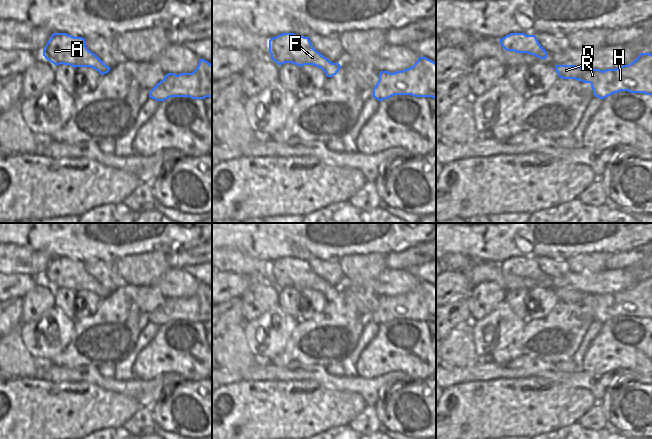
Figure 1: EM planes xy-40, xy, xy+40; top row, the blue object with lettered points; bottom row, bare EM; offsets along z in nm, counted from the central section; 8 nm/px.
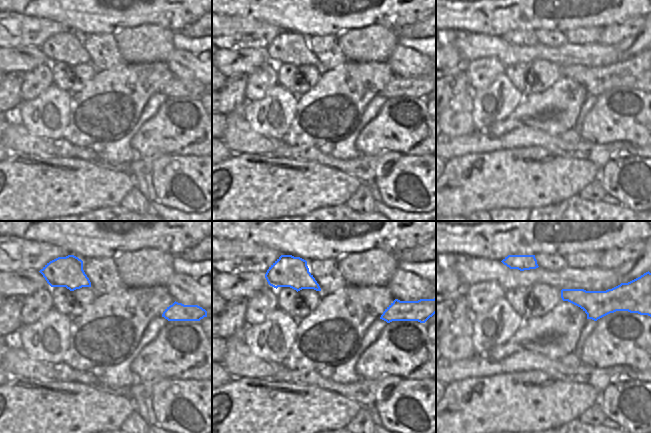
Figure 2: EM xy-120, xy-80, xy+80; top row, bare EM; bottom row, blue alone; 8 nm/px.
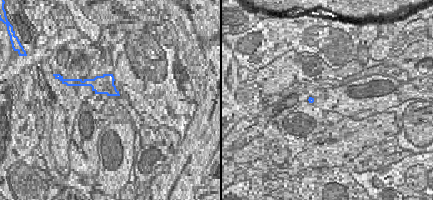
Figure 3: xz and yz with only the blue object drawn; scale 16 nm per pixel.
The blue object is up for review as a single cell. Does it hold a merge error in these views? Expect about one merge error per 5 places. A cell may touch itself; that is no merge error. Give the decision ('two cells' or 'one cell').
one cell

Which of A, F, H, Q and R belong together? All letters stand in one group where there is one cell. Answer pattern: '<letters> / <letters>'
A F H Q R

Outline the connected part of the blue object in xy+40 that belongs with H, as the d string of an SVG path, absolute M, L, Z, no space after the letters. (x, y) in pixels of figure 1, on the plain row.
M641 277L632 287L616 293L584 293L576 289L555 289L562 303L590 307L595 321L604 323L620 315L652 319L652 278Z

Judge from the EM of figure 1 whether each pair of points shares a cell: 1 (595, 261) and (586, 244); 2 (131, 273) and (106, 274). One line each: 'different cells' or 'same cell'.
1: different cells
2: different cells

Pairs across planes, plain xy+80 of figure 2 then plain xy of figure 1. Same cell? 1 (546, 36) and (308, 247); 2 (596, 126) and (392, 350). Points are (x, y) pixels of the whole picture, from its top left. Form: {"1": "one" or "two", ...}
{"1": "two", "2": "one"}

